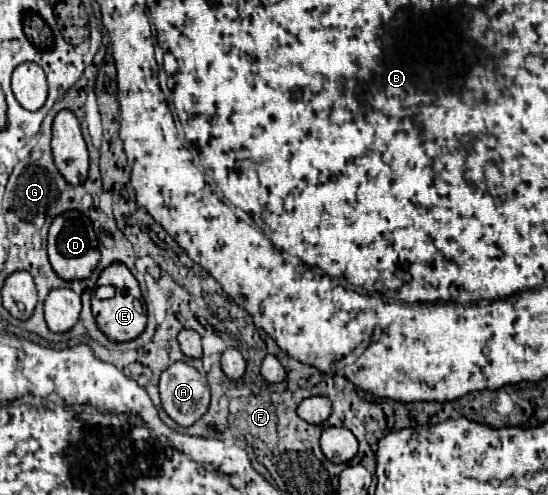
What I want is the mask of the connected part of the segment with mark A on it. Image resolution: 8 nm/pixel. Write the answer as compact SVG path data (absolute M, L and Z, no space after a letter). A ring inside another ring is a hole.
M172 363L160 375L160 397L164 411L180 425L190 427L198 421L210 403L206 377L190 363Z

